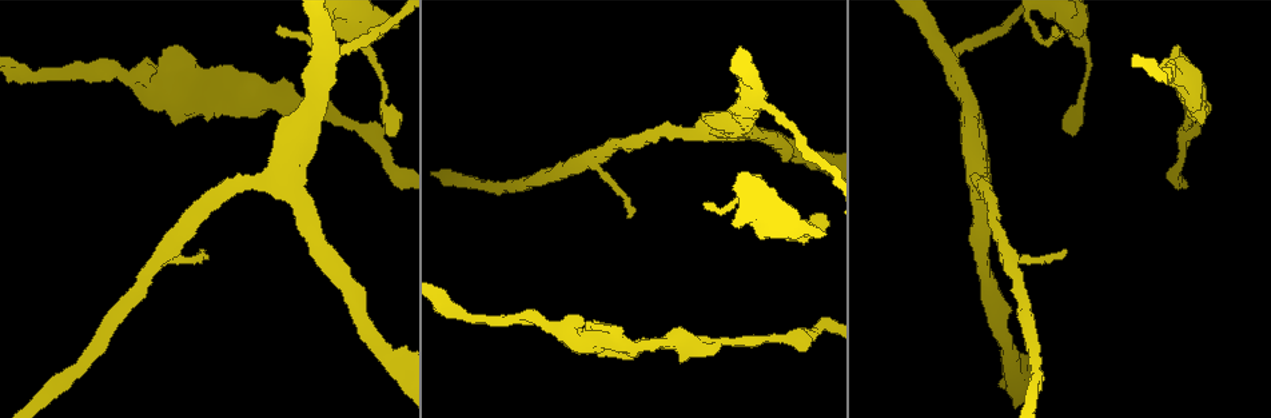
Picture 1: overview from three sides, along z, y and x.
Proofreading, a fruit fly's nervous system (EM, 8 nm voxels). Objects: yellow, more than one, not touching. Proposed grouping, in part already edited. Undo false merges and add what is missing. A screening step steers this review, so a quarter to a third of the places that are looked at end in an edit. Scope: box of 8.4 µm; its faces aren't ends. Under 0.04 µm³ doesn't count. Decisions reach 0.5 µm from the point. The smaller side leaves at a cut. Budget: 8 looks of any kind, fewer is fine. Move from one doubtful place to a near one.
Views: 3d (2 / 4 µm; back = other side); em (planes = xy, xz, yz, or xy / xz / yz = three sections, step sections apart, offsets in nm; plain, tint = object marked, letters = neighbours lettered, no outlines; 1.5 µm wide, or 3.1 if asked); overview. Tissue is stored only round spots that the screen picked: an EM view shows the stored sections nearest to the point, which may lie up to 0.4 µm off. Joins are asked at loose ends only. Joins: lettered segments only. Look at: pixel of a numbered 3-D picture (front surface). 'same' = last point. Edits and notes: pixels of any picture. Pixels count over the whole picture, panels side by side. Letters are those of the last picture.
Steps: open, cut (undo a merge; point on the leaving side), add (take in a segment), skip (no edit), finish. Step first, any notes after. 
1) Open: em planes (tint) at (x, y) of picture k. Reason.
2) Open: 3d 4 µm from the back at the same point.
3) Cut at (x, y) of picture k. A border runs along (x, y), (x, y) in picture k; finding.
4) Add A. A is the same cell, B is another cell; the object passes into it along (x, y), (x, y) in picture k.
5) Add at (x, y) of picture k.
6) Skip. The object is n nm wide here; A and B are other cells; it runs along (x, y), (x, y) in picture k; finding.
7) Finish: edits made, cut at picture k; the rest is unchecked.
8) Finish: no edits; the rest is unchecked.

Open: 3d 2 µm at (702, 204) of picture 1. An open end.

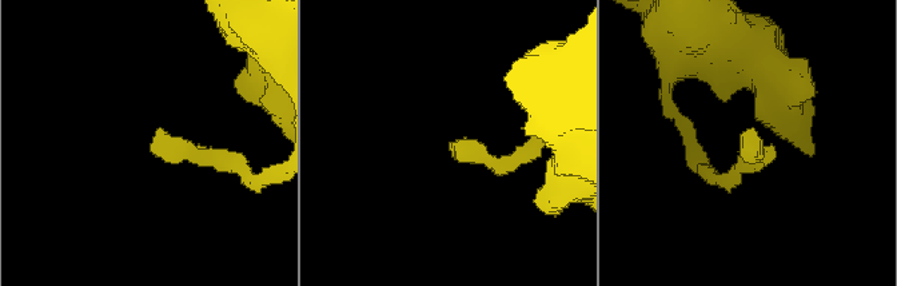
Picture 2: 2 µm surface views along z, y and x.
Open: em yz step 4 (letters) at (749, 147) of picture 2. Need the tissue.

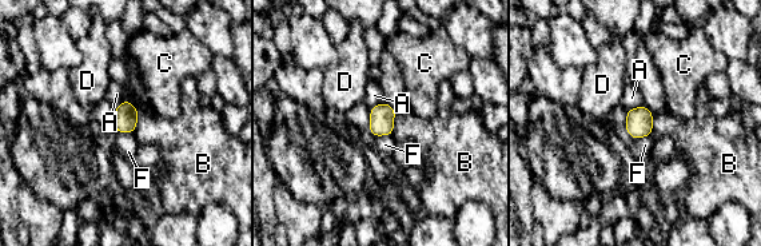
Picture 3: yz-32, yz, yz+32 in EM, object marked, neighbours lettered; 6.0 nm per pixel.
Open: em planes (letters) at the same point. Another direction.

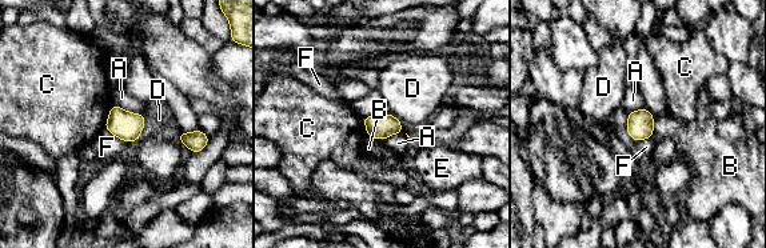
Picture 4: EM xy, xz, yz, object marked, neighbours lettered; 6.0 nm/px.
Skip. A, B, C, D, E and F are other cells; a border runs along (114, 103), (143, 115) in picture 4; none of them fits.

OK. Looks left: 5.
Open: em planes (letters) at (324, 64) of picture 1. Two arms in line, one across.

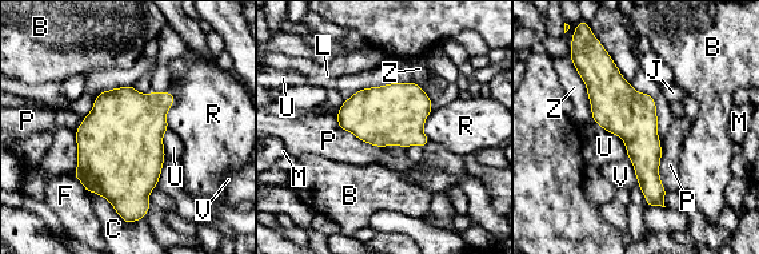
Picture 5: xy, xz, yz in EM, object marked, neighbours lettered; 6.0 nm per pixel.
Skip. The longest contact is with C, 380 nm; B, C, F, J, L, M, P, R, U, V and Z are other cells; a border runs along (336, 126), (382, 149) in picture 5; all the same neuron.

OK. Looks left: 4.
Open: 3d 4 µm at (380, 82) of picture 1. Sudden change in width.

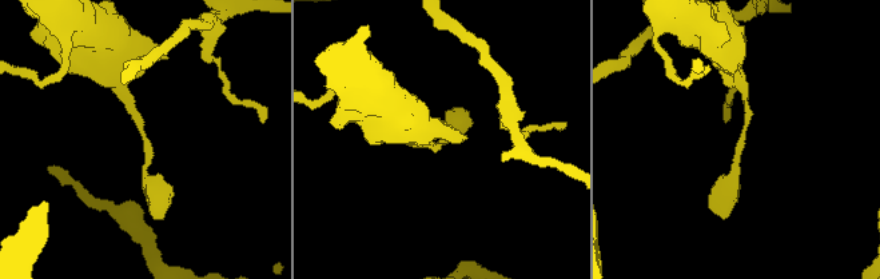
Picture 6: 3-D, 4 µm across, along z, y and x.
Open: em planes (letters) at (146, 142) of picture 6.

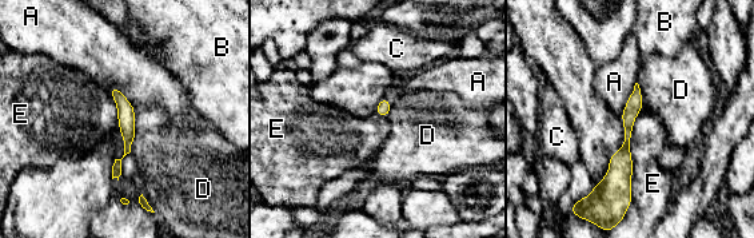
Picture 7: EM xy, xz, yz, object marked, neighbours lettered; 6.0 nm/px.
Skip. A, B, C, D and E are other cells; it runs along (637, 91), (623, 153), (627, 185) in picture 7; all the same neuron.

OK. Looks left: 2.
Finish: no edits; the rest is unchecked.

